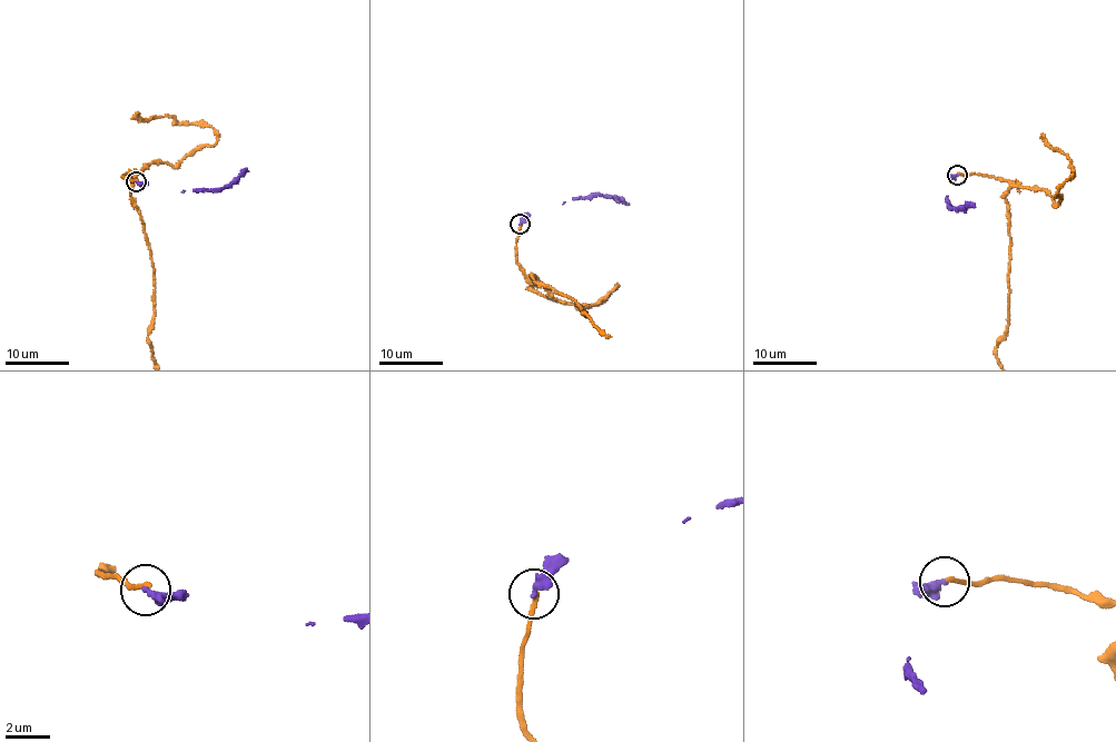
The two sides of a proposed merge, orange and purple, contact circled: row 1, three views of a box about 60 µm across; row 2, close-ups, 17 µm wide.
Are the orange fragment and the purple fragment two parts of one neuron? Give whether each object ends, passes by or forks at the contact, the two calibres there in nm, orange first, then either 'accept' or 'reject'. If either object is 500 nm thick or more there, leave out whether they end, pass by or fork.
orange ends there; purple ends there; 220 nm thick on the orange side, 360 nm on the other; reject

